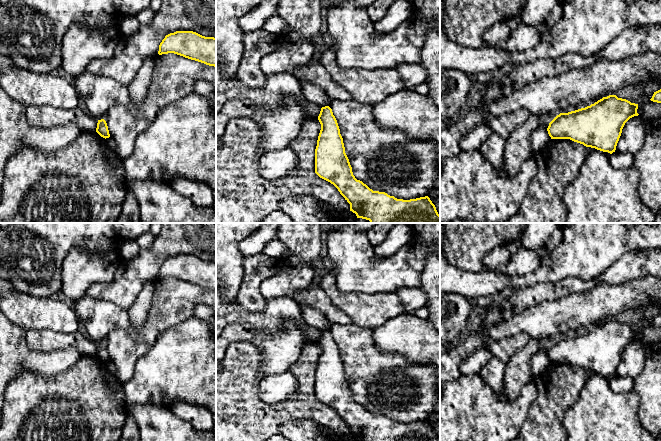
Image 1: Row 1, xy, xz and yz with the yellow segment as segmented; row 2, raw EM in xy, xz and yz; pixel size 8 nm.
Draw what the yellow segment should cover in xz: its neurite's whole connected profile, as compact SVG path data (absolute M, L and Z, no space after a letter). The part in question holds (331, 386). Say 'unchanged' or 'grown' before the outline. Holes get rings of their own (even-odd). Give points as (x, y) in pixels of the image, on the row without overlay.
unchanged | M329 330L322 331L318 344L321 354L315 373L315 397L338 413L350 428L350 435L357 441L440 441L428 420L410 424L397 423L385 416L373 415L362 405L357 404L345 377L343 362L332 333Z

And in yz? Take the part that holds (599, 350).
unchanged | M609 319L585 332L560 337L547 355L551 363L570 363L612 378L625 347L639 339L637 333L638 328Z

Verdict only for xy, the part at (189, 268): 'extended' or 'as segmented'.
as segmented

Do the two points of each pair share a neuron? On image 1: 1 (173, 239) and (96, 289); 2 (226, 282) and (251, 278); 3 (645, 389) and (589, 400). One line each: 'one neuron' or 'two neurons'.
1: one neuron
2: two neurons
3: two neurons

